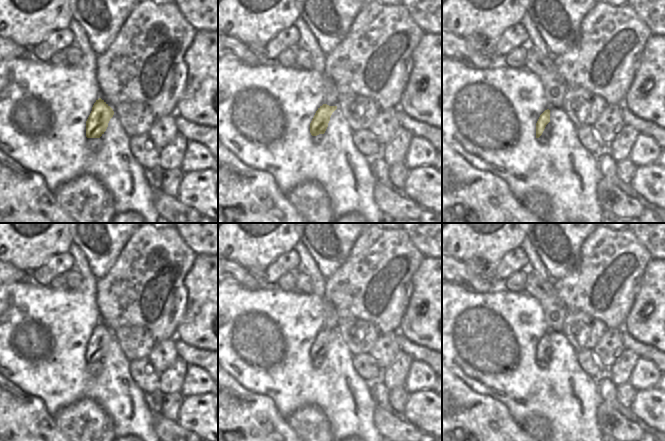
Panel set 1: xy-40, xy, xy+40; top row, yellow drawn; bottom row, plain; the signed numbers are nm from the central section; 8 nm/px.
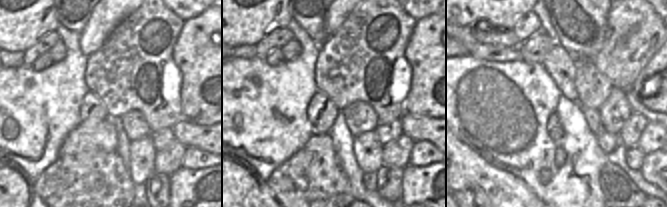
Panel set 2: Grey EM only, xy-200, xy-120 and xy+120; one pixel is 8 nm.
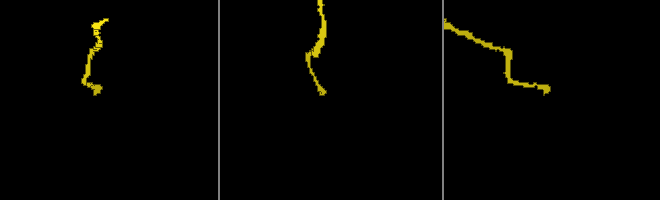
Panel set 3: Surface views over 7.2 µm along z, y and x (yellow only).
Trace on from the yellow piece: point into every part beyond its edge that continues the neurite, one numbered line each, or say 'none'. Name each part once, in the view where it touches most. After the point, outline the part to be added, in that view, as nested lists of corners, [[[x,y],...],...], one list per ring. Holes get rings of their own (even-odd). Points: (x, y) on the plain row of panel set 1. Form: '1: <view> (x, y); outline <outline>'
1: xy+40 (544, 362); outline [[[549,346],[546,349],[542,359],[539,362],[537,362],[538,367],[539,368],[547,368],[550,363],[551,357],[552,357],[552,347]]]

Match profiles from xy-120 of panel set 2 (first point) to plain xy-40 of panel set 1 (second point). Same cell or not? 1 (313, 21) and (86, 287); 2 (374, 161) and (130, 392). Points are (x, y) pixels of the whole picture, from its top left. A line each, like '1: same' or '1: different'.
1: different
2: different

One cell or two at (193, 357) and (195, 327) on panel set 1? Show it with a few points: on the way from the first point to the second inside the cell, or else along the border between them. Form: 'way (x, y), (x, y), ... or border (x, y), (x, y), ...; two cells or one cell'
border (176, 337), (189, 345), (207, 350); two cells

